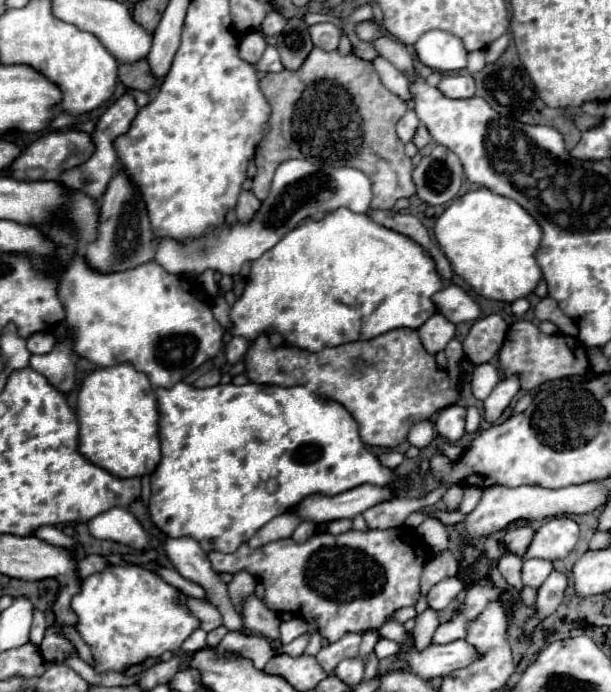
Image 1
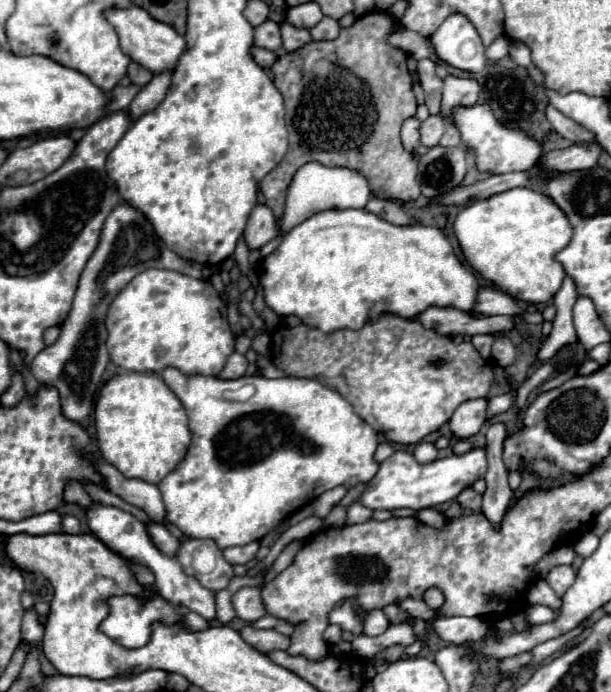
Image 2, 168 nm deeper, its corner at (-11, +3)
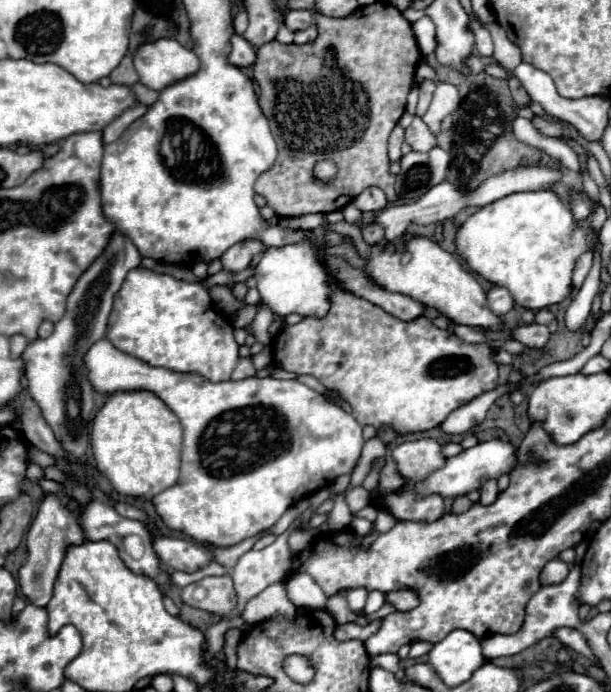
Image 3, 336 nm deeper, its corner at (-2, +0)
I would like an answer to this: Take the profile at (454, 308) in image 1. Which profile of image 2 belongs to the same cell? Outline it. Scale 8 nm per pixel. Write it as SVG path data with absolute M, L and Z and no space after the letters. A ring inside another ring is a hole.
M481 288L475 302L475 314L493 316L493 314L521 314L519 304L507 292L499 288Z

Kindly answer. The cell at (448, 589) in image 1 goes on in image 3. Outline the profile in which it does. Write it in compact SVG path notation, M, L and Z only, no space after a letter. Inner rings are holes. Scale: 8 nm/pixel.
M412 589L386 593L386 601L390 601L398 611L410 611L410 609L420 605L420 599L418 599L418 595Z

